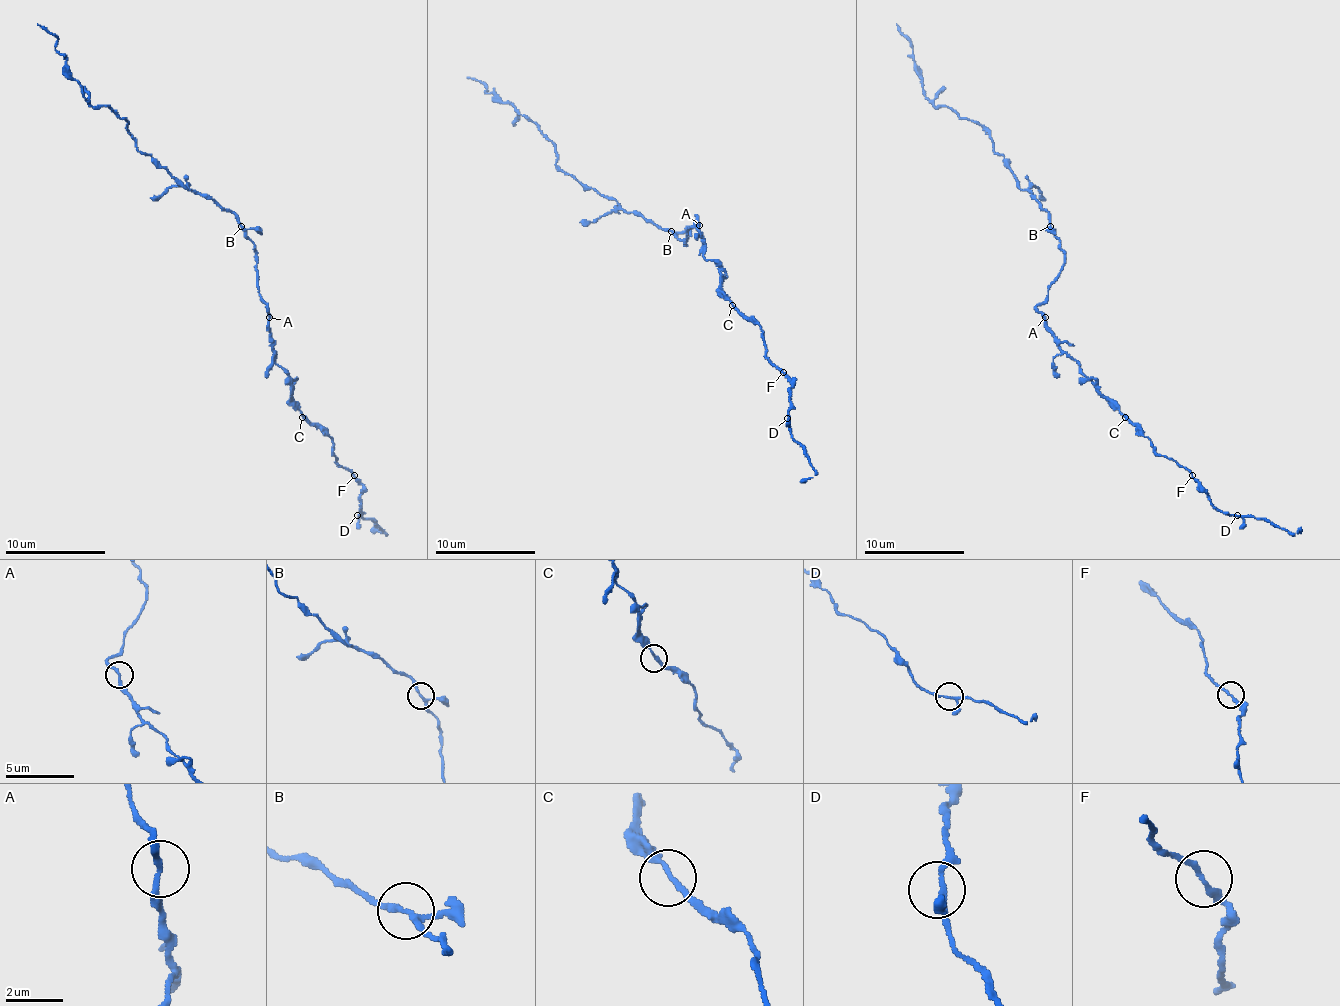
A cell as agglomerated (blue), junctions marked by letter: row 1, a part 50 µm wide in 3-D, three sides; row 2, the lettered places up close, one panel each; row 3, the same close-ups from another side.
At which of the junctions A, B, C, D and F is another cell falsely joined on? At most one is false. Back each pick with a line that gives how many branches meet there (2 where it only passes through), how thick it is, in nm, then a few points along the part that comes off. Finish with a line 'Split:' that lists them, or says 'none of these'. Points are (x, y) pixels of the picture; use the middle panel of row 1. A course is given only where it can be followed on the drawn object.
Split: none of these

